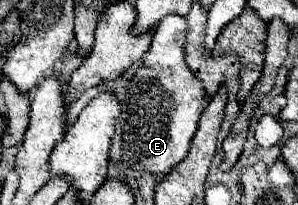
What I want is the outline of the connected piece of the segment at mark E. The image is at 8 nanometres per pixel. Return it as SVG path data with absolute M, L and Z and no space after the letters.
M166 16L160 20L142 66L126 84L128 104L122 120L122 162L136 172L152 174L156 180L164 178L184 160L200 114L208 104L202 82L184 64L184 40L186 18Z

